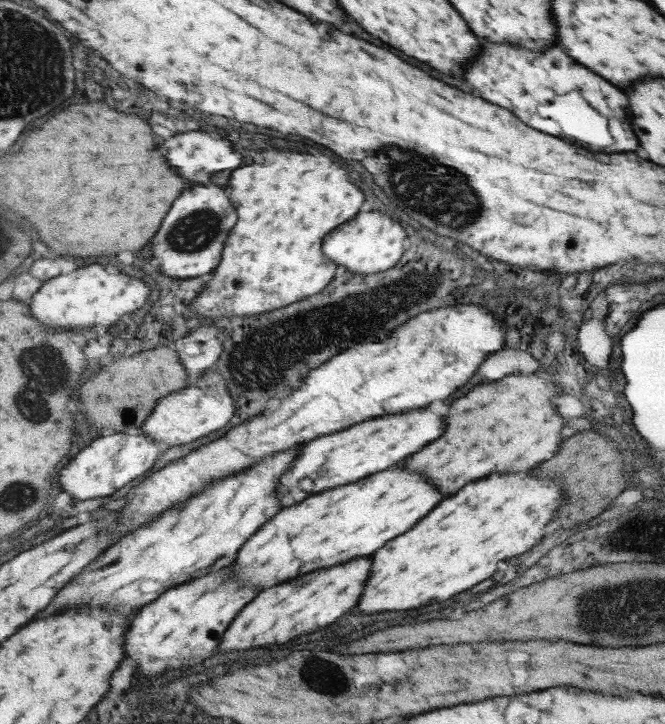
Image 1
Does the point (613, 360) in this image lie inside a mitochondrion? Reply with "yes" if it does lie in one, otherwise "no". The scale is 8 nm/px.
no

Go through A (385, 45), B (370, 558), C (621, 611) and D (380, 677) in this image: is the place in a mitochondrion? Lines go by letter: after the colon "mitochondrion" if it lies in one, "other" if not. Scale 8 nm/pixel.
A: other
B: other
C: mitochondrion
D: other

